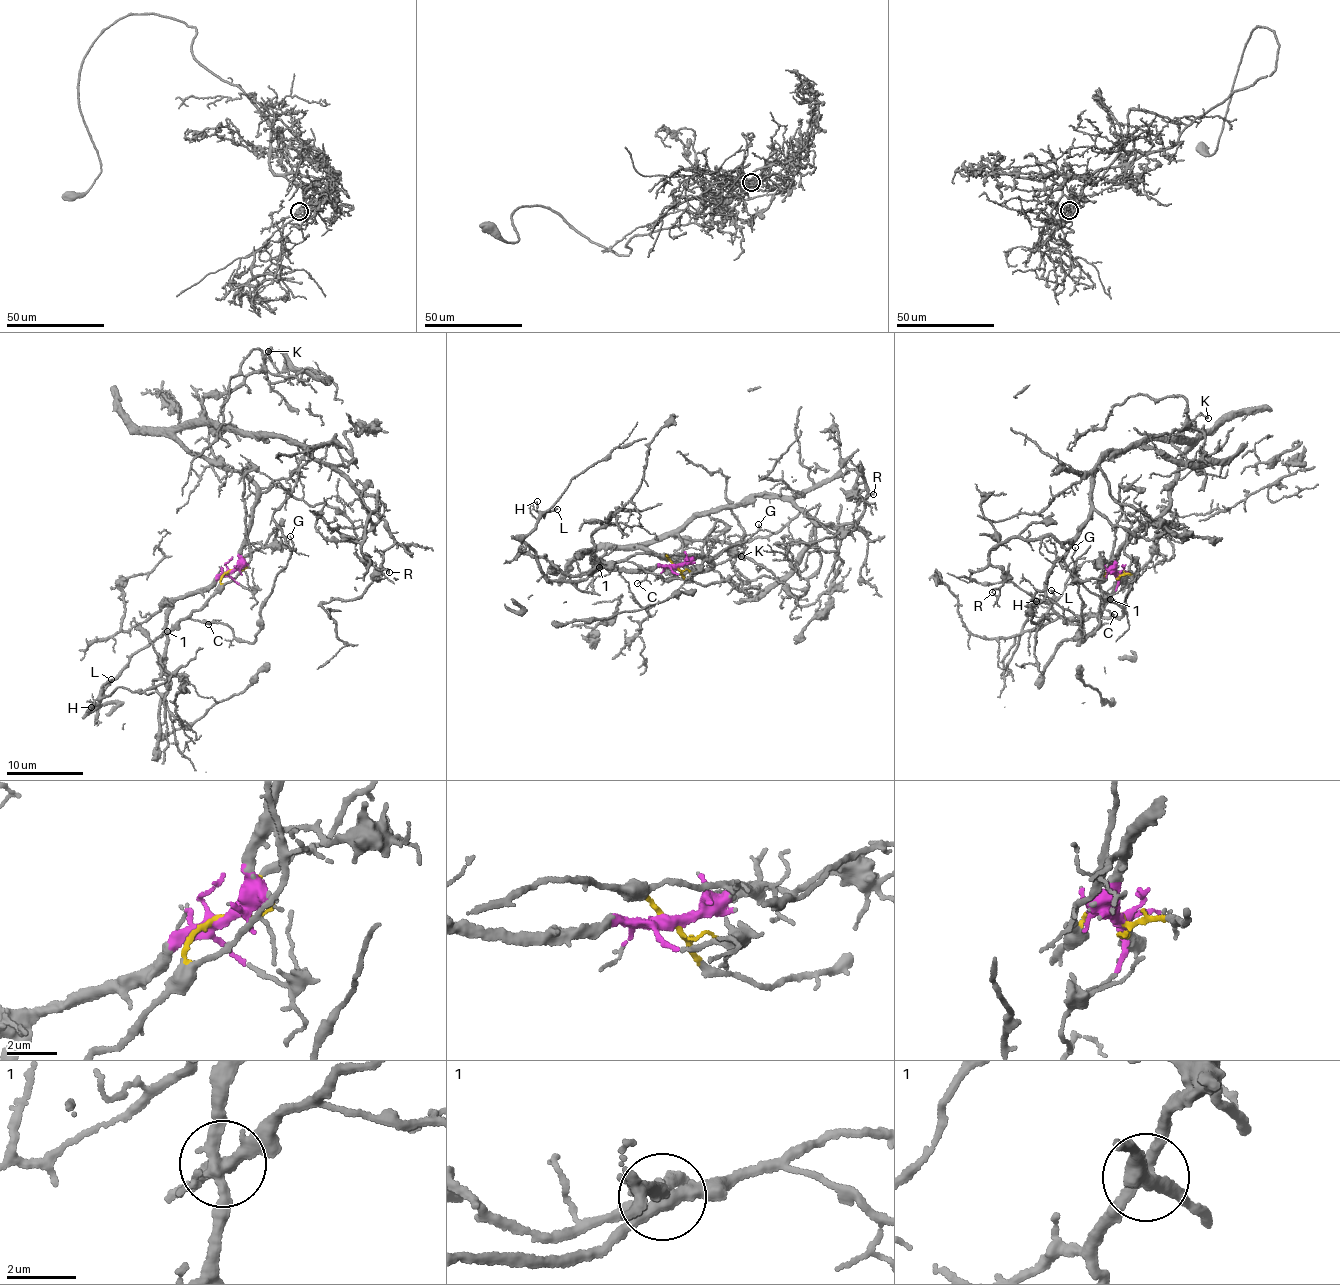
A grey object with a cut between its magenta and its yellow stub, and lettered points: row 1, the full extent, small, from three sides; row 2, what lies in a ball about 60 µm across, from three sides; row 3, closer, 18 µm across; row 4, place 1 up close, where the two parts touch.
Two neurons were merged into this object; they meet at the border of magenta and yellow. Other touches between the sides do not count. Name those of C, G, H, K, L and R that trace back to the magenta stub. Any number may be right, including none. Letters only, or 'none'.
K, R

